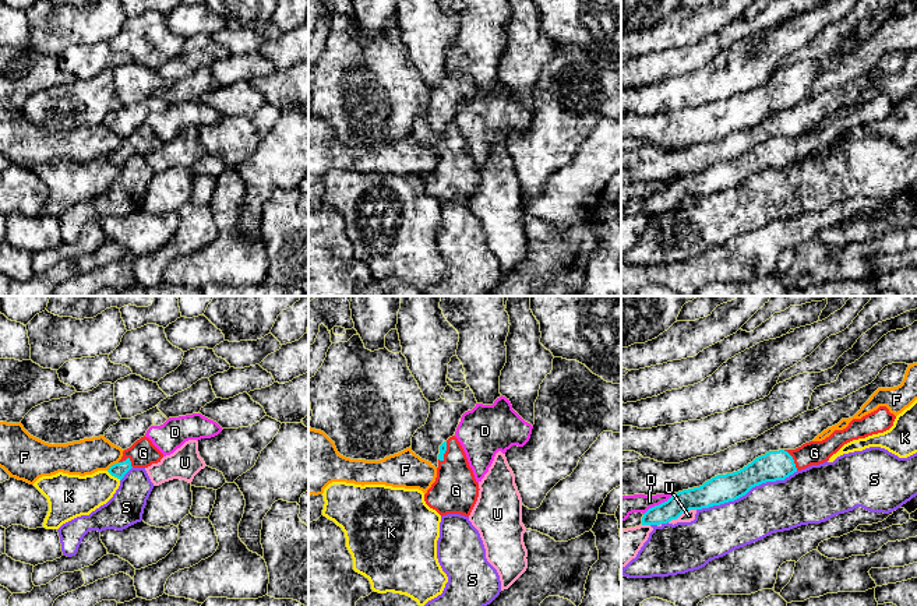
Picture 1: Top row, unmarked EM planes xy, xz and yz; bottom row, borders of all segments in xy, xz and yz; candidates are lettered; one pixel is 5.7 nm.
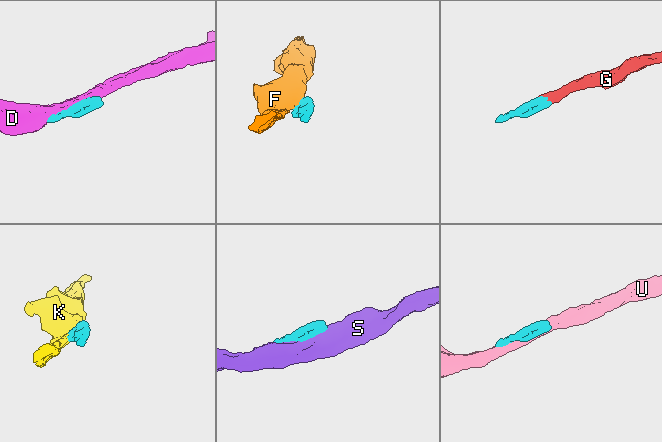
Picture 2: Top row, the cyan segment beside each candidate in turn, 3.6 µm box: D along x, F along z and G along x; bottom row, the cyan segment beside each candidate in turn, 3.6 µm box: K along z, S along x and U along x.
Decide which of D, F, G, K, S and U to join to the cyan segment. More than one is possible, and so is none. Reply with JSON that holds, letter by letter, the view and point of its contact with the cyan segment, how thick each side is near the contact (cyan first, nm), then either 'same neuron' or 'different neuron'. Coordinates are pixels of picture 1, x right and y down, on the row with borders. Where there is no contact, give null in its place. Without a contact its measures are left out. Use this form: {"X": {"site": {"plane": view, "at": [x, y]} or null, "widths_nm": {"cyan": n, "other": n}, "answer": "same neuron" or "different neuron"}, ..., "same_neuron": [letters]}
{"D": {"site": {"plane": "yz", "at": [659, 504]}, "widths_nm": {"cyan": 130, "other": 130}, "answer": "different neuron"}, "F": {"site": {"plane": "xy", "at": [112, 465]}, "widths_nm": {"cyan": 80, "other": 200}, "answer": "different neuron"}, "G": {"site": {"plane": "yz", "at": [793, 460]}, "widths_nm": {"cyan": 180, "other": 140}, "answer": "same neuron"}, "K": {"site": {"plane": "xy", "at": [113, 475]}, "widths_nm": {"cyan": 80, "other": 240}, "answer": "different neuron"}, "S": {"site": {"plane": "yz", "at": [747, 492]}, "widths_nm": {"cyan": 180, "other": 300}, "answer": "different neuron"}, "U": {"site": {"plane": "yz", "at": [681, 513]}, "widths_nm": {"cyan": 160, "other": 60}, "answer": "different neuron"}, "same_neuron": ["G"]}

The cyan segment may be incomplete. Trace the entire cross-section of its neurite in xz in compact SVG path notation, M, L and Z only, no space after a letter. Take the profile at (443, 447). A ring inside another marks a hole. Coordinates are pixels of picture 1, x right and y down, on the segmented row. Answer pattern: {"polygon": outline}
{"polygon": "M455 436L440 445L437 478L424 494L426 504L441 517L469 517L479 497L479 483Z"}

